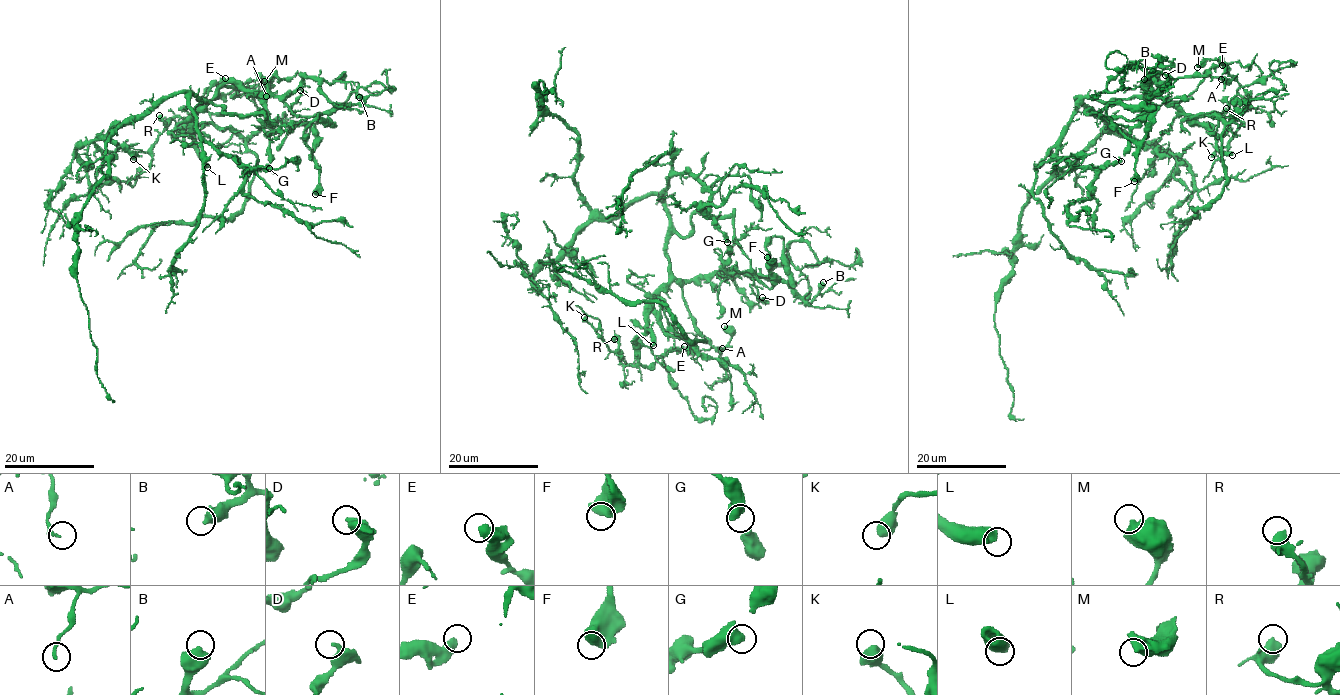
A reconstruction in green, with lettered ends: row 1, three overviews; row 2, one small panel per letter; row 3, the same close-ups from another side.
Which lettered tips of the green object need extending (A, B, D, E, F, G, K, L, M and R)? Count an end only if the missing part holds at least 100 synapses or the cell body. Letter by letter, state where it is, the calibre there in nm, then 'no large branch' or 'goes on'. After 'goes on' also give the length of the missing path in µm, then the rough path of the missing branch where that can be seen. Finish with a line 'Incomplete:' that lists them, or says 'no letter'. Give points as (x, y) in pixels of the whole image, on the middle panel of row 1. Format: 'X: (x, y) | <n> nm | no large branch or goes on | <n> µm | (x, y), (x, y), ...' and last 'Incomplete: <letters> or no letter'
A: (722, 348) | 160 nm | no large branch
B: (823, 282) | 600 nm | no large branch
D: (762, 297) | 360 nm | no large branch
E: (684, 346) | 480 nm | no large branch
F: (767, 257) | 750 nm | no large branch
G: (727, 242) | 650 nm | no large branch
K: (584, 317) | 420 nm | no large branch
L: (653, 345) | 650 nm | goes on | 110 µm
M: (724, 326) | 550 nm | no large branch
R: (614, 339) | 600 nm | no large branch
Incomplete: L

